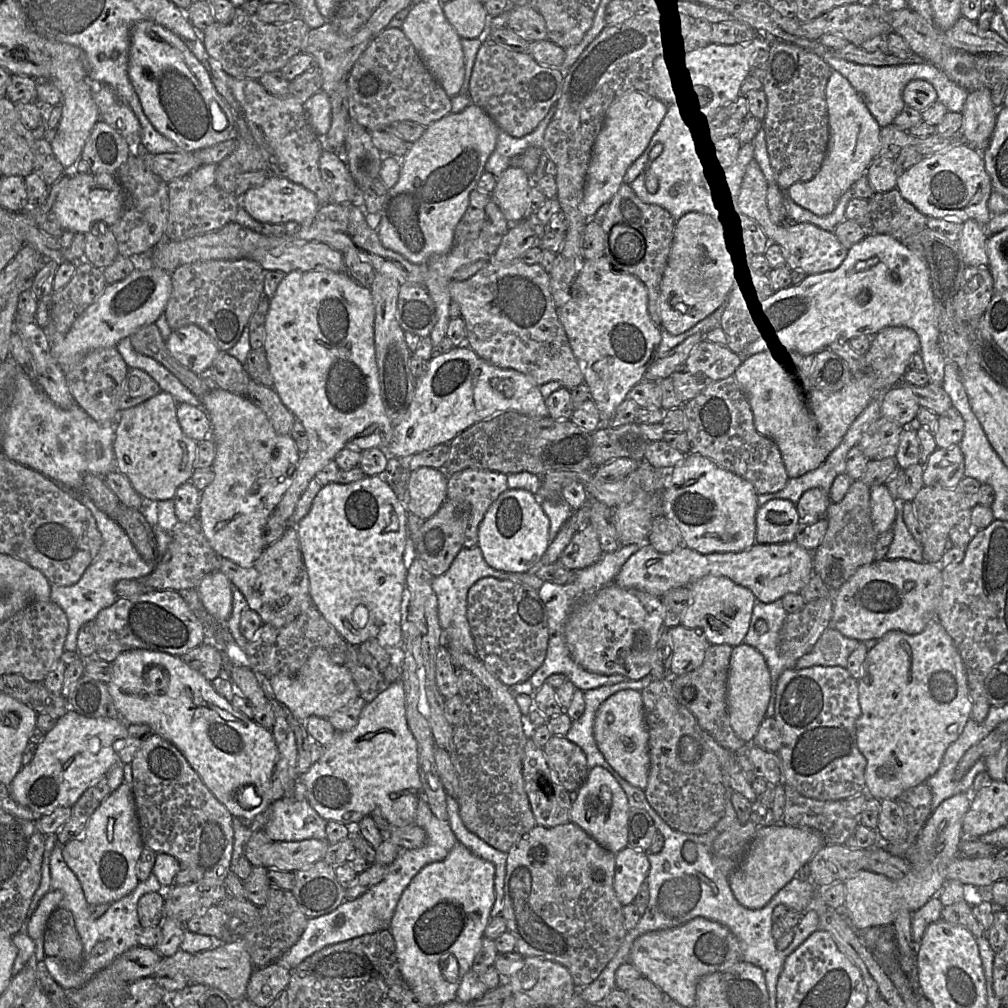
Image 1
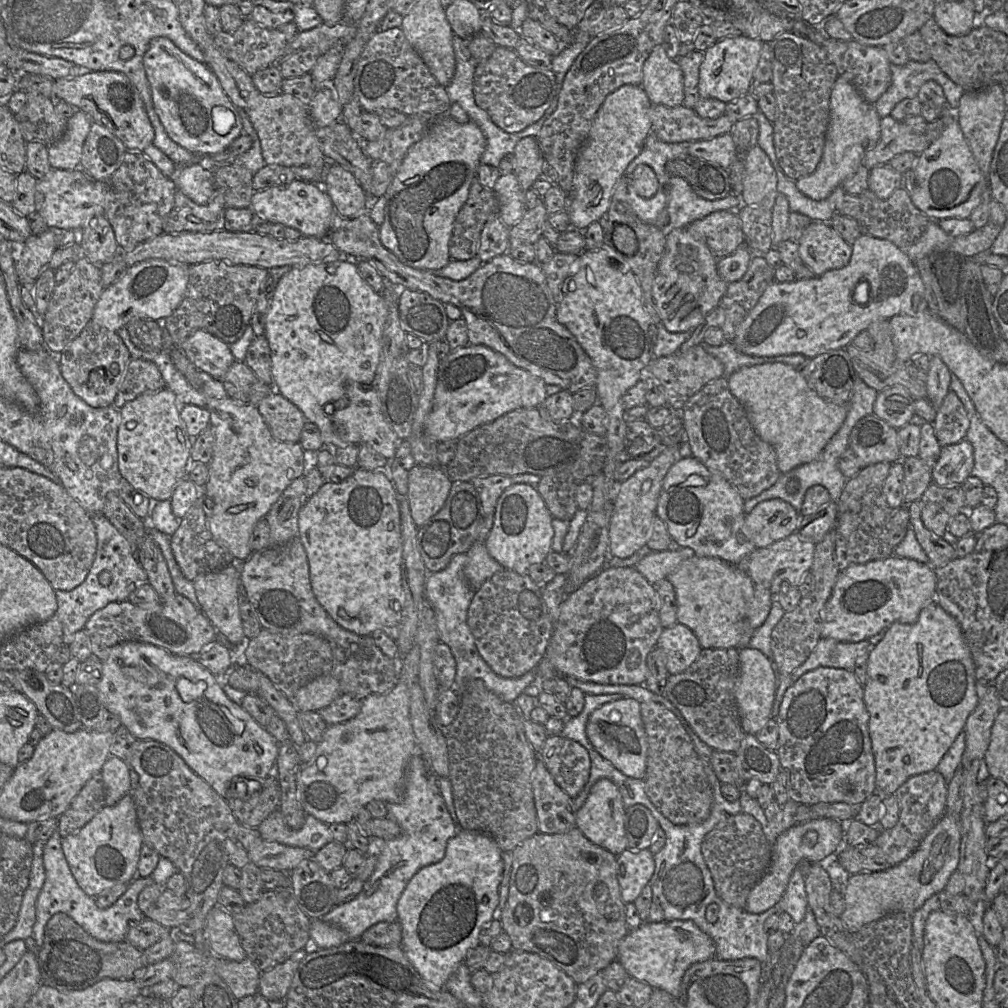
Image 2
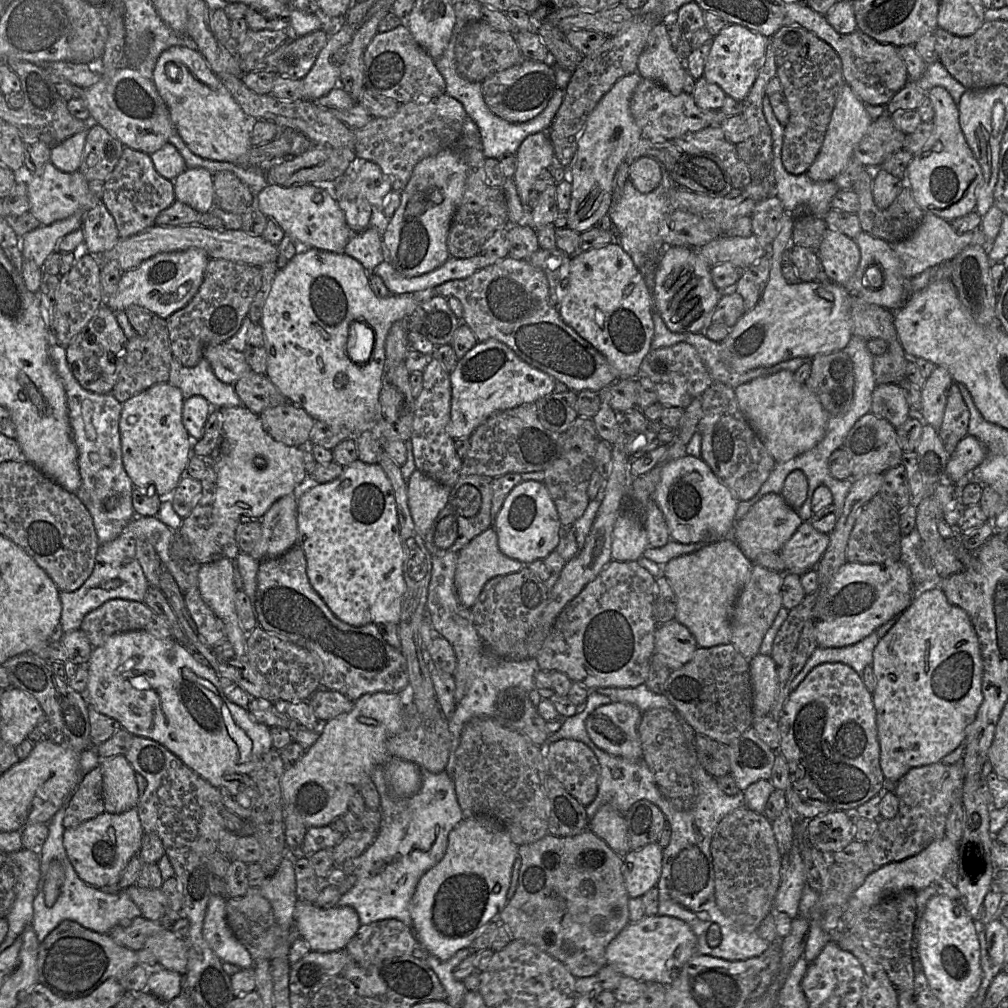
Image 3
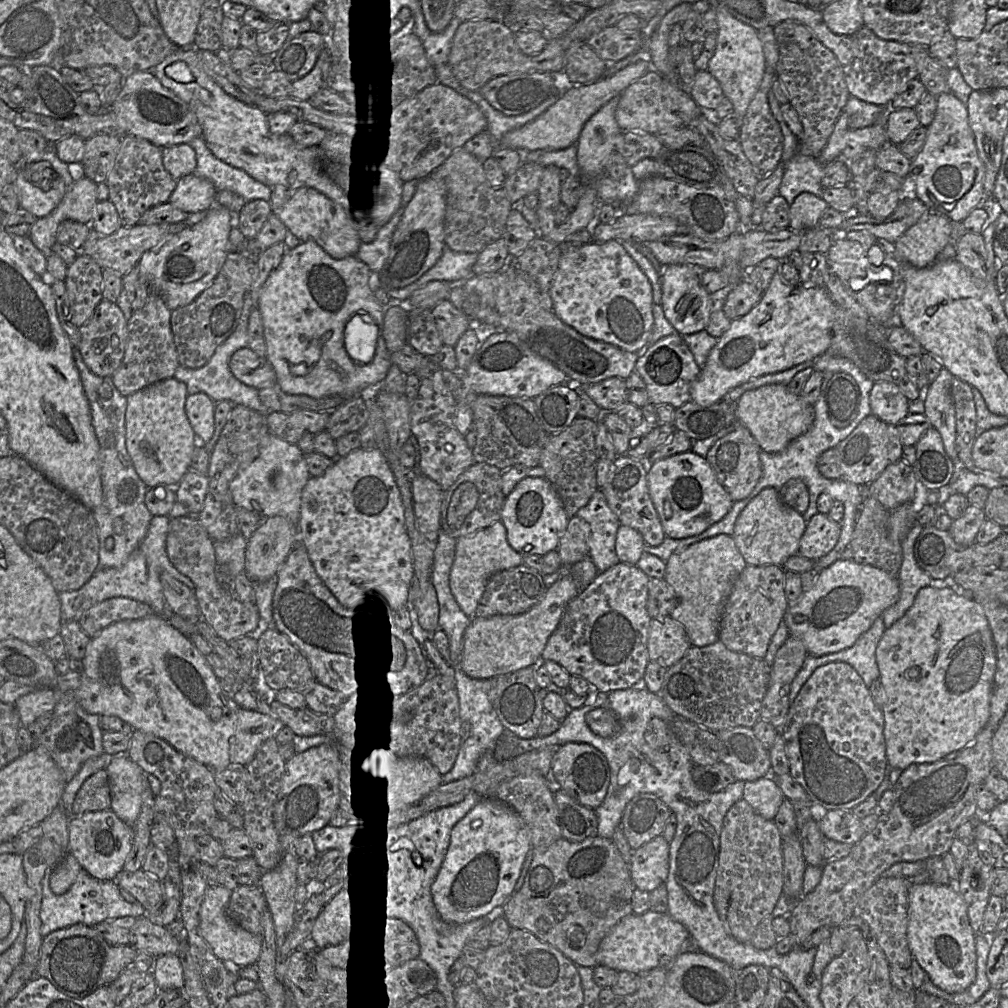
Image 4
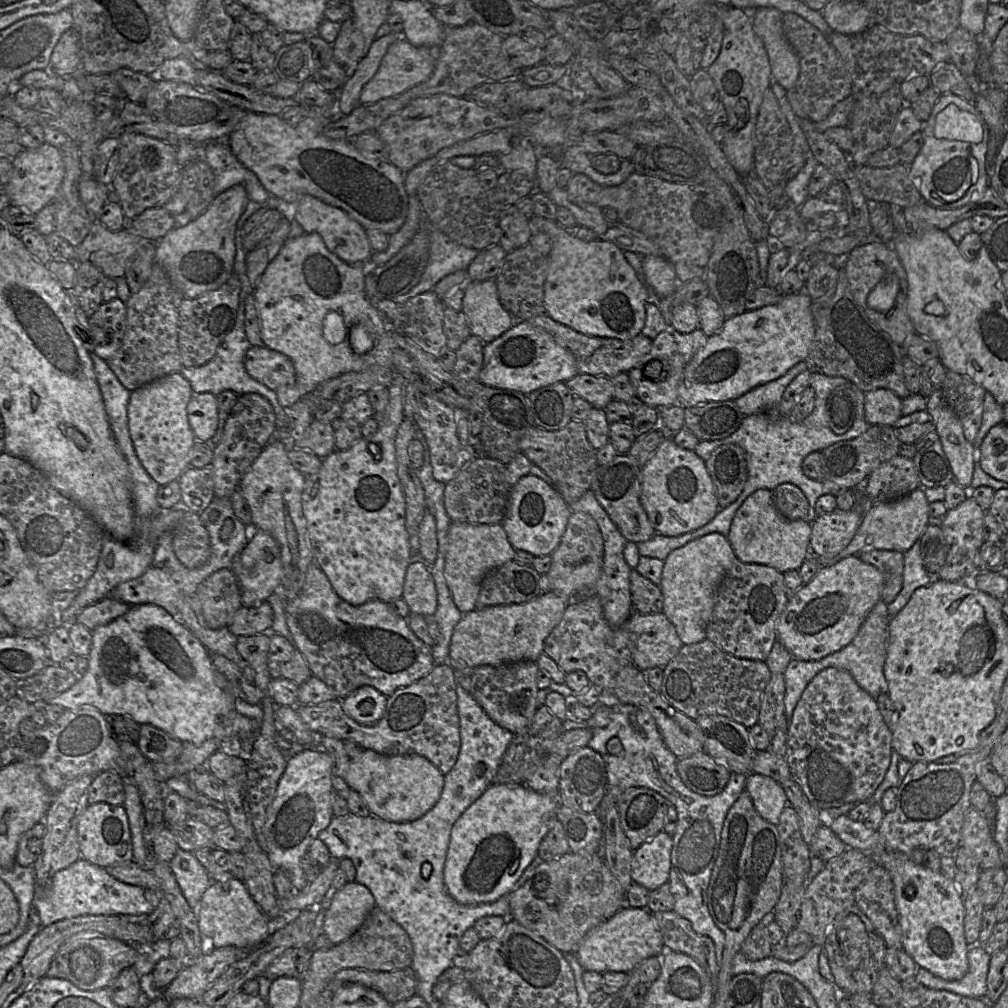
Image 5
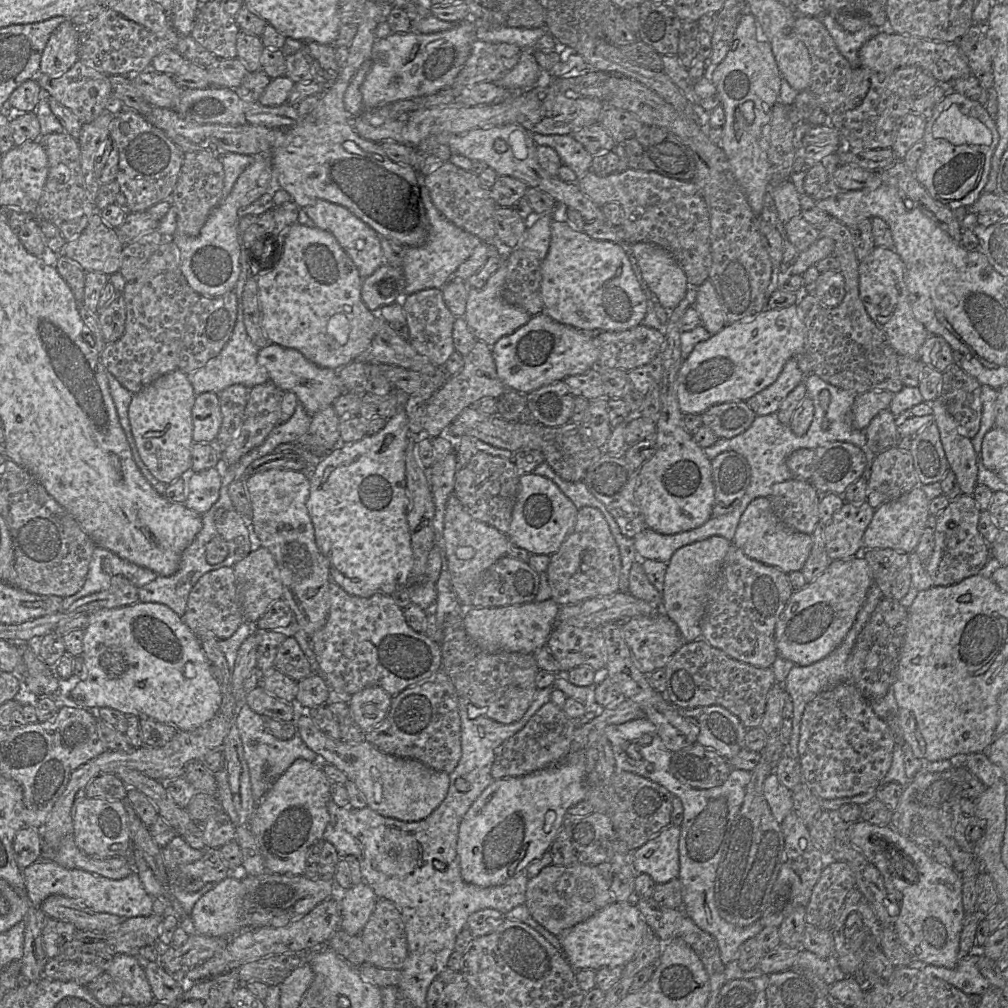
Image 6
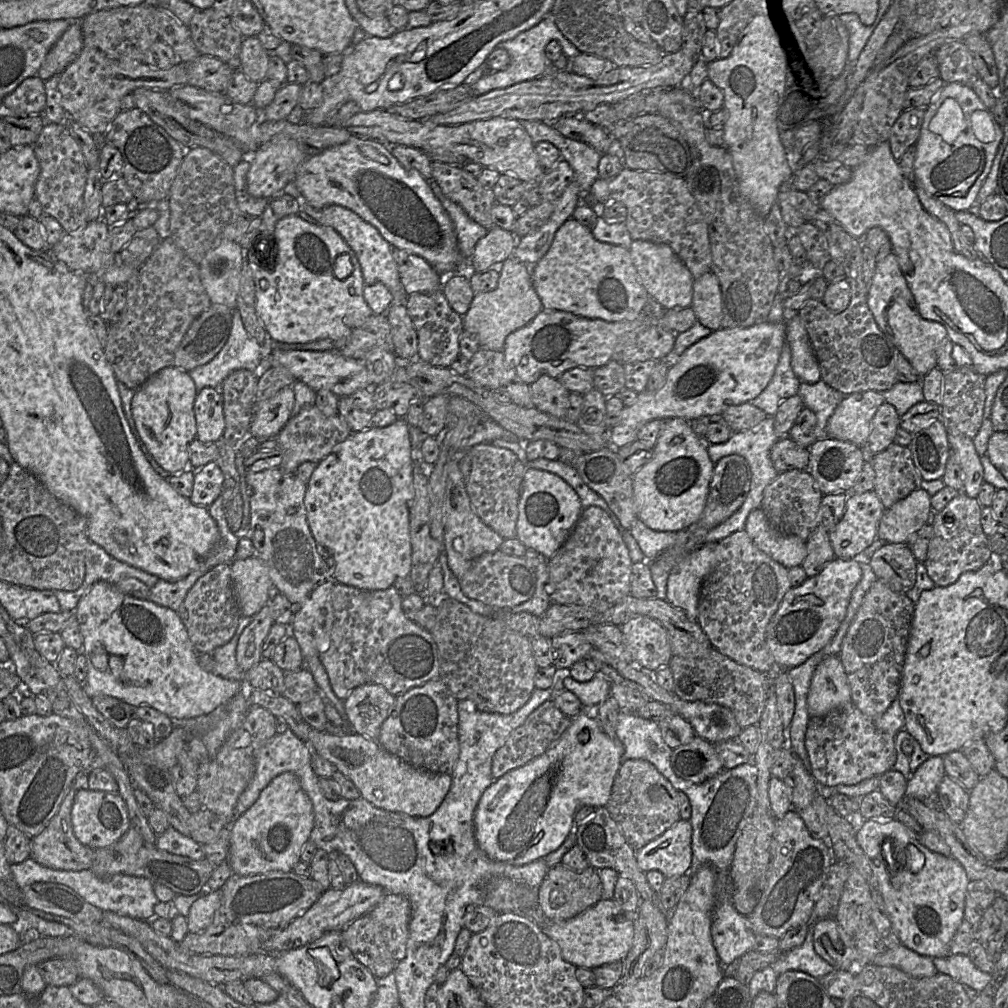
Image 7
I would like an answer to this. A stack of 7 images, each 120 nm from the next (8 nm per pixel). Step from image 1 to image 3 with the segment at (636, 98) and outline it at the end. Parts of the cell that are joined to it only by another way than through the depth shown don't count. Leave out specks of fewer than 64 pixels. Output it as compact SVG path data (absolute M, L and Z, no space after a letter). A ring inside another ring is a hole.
M638 72L620 78L589 115L578 139L577 151L571 166L566 168L572 186L566 228L583 233L608 214L617 169L626 159L629 149L642 138L641 130L630 111L630 100L642 79Z

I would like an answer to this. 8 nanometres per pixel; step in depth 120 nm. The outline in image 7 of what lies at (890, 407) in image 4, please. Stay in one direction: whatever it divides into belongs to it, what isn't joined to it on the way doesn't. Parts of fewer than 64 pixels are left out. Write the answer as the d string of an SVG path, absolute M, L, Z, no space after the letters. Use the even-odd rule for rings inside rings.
M872 390L844 396L828 420L827 436L860 447L864 446L870 433L873 416L884 402L882 393Z

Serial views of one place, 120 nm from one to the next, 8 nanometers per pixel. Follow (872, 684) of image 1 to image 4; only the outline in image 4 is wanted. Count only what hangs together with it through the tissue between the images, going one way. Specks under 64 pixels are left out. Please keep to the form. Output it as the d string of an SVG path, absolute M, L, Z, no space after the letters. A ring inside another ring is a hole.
M921 588L913 605L891 627L887 628L876 648L876 662L880 672L879 680L885 691L885 703L881 707L884 716L884 739L886 744L886 758L888 766L892 769L906 770L911 764L934 763L942 760L947 754L961 751L970 745L977 734L987 725L990 717L990 698L994 675L996 671L997 656L993 642L992 632L984 610L973 598L956 594L950 588Z

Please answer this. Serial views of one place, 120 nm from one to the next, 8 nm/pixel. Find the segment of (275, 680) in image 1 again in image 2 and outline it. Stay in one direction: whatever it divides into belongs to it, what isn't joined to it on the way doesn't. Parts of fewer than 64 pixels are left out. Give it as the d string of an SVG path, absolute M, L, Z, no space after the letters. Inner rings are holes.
M321 675L296 692L293 704L298 711L319 711L341 694L340 684L334 676Z

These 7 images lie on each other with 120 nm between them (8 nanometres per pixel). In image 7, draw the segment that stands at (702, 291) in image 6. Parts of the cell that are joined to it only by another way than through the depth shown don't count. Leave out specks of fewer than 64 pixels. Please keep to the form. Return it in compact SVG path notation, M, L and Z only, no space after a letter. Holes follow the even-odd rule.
M709 271L694 279L691 308L703 326L712 331L721 328L722 293L714 272Z

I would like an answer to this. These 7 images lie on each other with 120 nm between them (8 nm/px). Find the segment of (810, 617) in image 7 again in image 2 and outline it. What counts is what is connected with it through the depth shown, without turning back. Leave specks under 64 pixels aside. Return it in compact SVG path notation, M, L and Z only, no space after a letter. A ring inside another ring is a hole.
M894 555L853 564L839 573L822 612L821 636L843 642L868 640L895 622L914 624L921 610L935 598L936 574L930 564Z

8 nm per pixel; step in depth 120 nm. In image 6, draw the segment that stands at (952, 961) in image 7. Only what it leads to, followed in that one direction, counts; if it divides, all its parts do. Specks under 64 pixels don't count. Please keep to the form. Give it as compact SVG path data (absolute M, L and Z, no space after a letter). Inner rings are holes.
M974 947L968 954L959 951L959 959L954 968L926 964L923 971L933 977L942 979L967 995L982 995L990 986L988 980L981 975L977 963L982 956L982 947Z

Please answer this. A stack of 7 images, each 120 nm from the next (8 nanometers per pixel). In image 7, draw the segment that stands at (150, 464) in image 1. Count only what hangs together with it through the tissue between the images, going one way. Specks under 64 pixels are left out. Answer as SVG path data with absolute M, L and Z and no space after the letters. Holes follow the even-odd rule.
M175 366L165 367L135 390L132 416L148 452L170 473L181 474L190 466L190 443L196 438L194 402L198 391L189 373Z

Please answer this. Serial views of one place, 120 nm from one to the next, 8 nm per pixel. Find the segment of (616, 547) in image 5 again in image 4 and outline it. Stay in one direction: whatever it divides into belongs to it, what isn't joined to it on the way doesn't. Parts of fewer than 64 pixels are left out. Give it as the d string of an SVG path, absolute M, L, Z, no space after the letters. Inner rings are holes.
M596 491L576 515L590 525L589 557L598 572L605 572L618 564L620 560L616 553L616 537L621 523L610 509L602 491Z

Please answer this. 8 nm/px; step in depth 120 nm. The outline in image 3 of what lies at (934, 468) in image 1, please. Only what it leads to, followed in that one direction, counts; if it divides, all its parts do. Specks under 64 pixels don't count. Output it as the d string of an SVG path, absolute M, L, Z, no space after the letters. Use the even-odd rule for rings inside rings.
M971 435L959 441L946 465L946 480L957 482L982 463L987 454L985 446Z

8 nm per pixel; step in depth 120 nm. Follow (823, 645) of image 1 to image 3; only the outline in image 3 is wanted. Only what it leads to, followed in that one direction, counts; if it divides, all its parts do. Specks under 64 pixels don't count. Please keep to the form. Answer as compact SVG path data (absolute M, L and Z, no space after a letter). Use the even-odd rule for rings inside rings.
M872 632L863 640L844 647L822 648L817 647L802 670L794 677L790 687L791 692L804 680L807 674L822 663L843 663L854 669L861 677L866 666L873 662L873 652L880 638L876 632Z

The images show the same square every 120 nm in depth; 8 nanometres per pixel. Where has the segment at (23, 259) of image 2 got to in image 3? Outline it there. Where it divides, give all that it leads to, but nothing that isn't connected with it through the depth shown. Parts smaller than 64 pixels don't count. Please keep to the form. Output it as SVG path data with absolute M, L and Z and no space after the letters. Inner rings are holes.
M77 211L70 217L49 225L41 225L23 235L21 254L24 260L31 260L42 267L59 241L68 233L82 227L87 211Z

